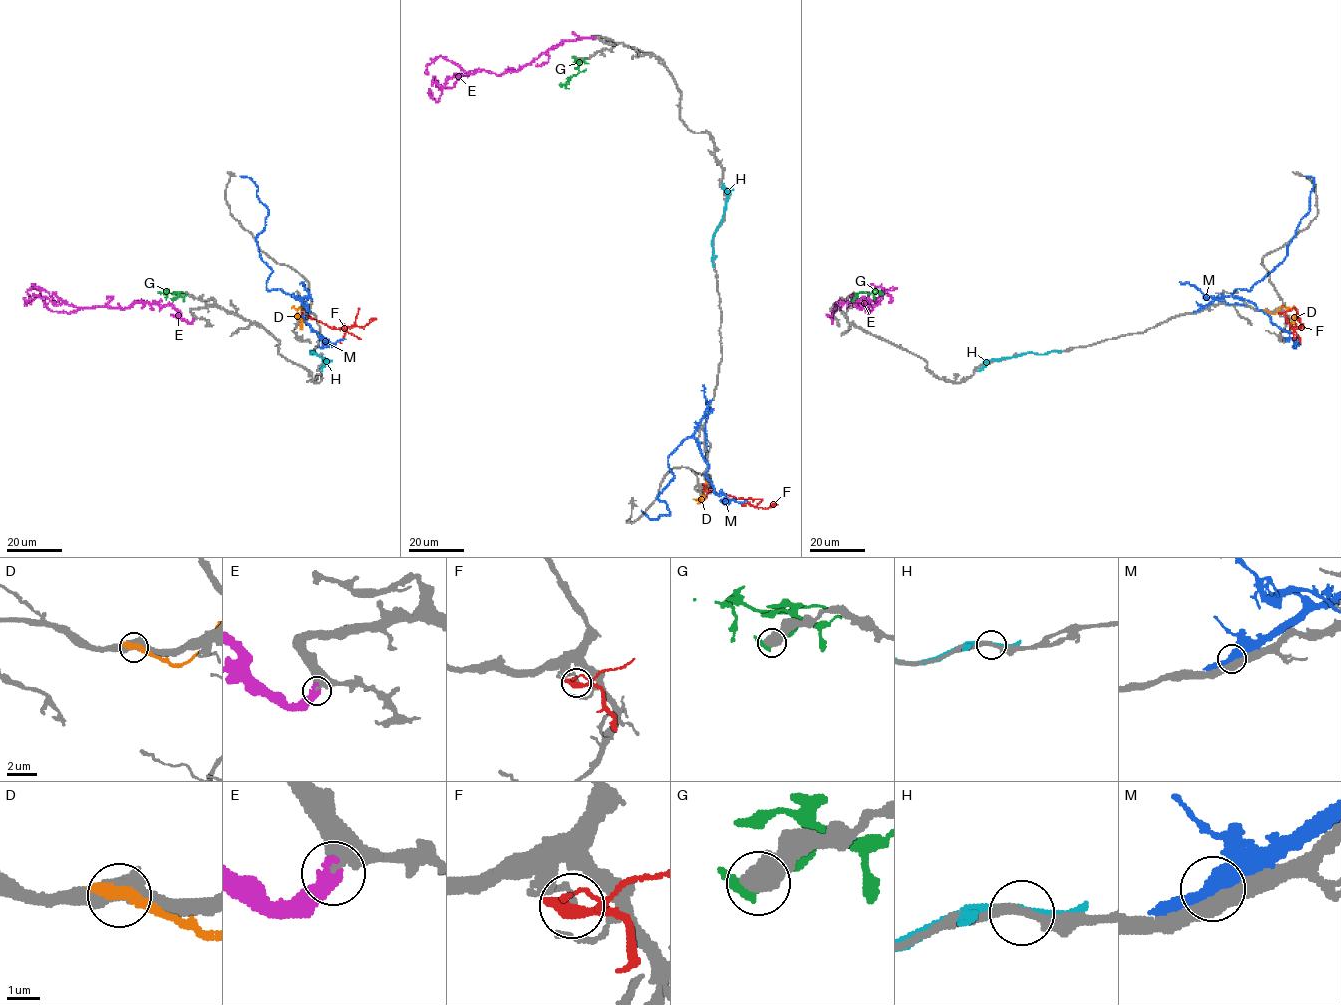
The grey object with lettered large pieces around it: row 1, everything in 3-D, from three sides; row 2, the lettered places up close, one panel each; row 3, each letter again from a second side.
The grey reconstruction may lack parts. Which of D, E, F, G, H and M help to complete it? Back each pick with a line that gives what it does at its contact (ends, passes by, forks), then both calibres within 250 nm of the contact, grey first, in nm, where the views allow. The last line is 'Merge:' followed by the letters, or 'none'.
E: it ends there; 500 nm thick on the grey side, 480 nm on the other
Merge: E

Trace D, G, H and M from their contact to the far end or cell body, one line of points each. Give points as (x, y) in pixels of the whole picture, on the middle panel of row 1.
D: (707, 470), (704, 495), (699, 502), (703, 494)
G: (575, 58), (579, 61), (578, 71), (564, 84), (560, 83)
H: (713, 261), (713, 233), (722, 218), (726, 198), (722, 182)
M: (708, 405), (694, 432), (669, 455), (673, 479), (658, 498), (665, 502), (670, 513), (653, 519), (642, 510)

